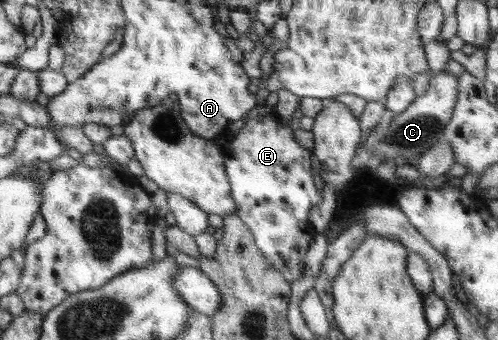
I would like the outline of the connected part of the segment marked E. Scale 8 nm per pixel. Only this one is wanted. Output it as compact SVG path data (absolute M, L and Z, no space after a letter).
M273 115L249 119L239 129L235 139L220 147L224 156L225 173L230 185L230 195L236 202L236 215L254 236L254 243L263 256L290 283L303 276L306 269L305 253L317 233L309 222L309 210L322 201L320 190L315 187L311 172L310 150L303 148L291 127L281 125Z

